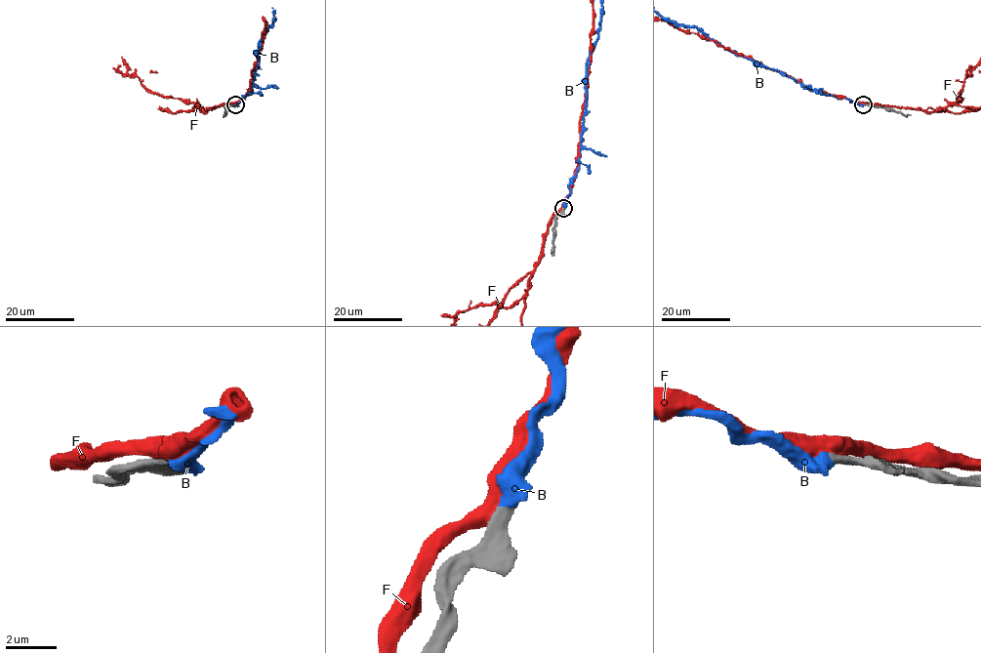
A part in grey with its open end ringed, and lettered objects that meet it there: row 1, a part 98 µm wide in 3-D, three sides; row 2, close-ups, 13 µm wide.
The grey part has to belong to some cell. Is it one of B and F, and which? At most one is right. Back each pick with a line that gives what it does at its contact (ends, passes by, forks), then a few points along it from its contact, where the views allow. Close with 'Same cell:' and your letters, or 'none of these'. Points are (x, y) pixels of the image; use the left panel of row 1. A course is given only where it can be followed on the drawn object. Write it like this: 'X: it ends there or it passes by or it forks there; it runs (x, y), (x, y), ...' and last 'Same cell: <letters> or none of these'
B: it ends there
Same cell: B

